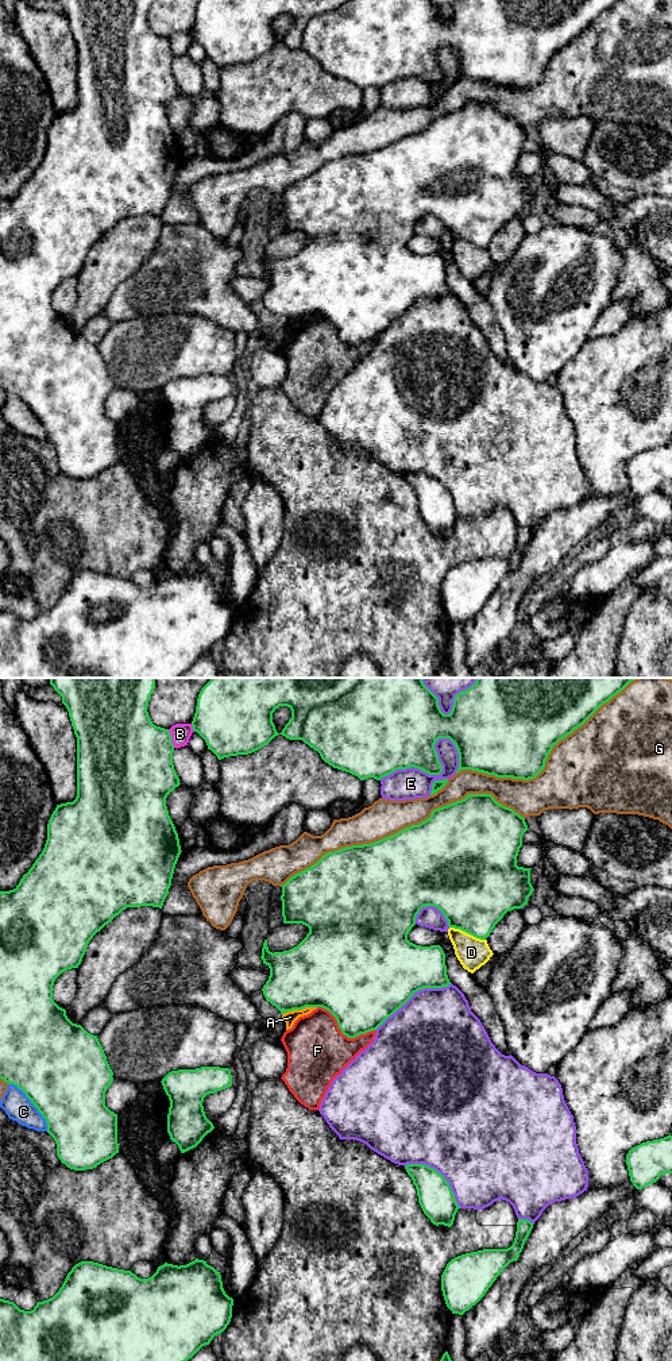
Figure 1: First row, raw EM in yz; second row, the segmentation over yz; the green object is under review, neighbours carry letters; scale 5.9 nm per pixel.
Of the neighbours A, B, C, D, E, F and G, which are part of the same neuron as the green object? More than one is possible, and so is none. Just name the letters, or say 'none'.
none

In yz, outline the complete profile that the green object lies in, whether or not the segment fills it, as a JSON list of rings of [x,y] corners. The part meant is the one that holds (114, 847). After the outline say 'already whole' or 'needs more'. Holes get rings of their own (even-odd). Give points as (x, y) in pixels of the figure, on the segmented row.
[[[50,678],[50,685],[62,697],[77,737],[77,797],[73,802],[57,805],[47,824],[47,840],[42,853],[13,890],[0,891],[0,1079],[22,1090],[46,1119],[47,1133],[57,1144],[57,1156],[61,1163],[70,1169],[85,1171],[96,1168],[119,1153],[117,1114],[105,1106],[105,1092],[113,1082],[113,1072],[97,1036],[73,1023],[66,1010],[54,1002],[53,986],[62,972],[78,968],[93,936],[123,910],[140,906],[162,909],[182,852],[166,798],[181,783],[173,764],[174,745],[170,732],[154,725],[147,712],[155,689],[155,678]]]; already whole

